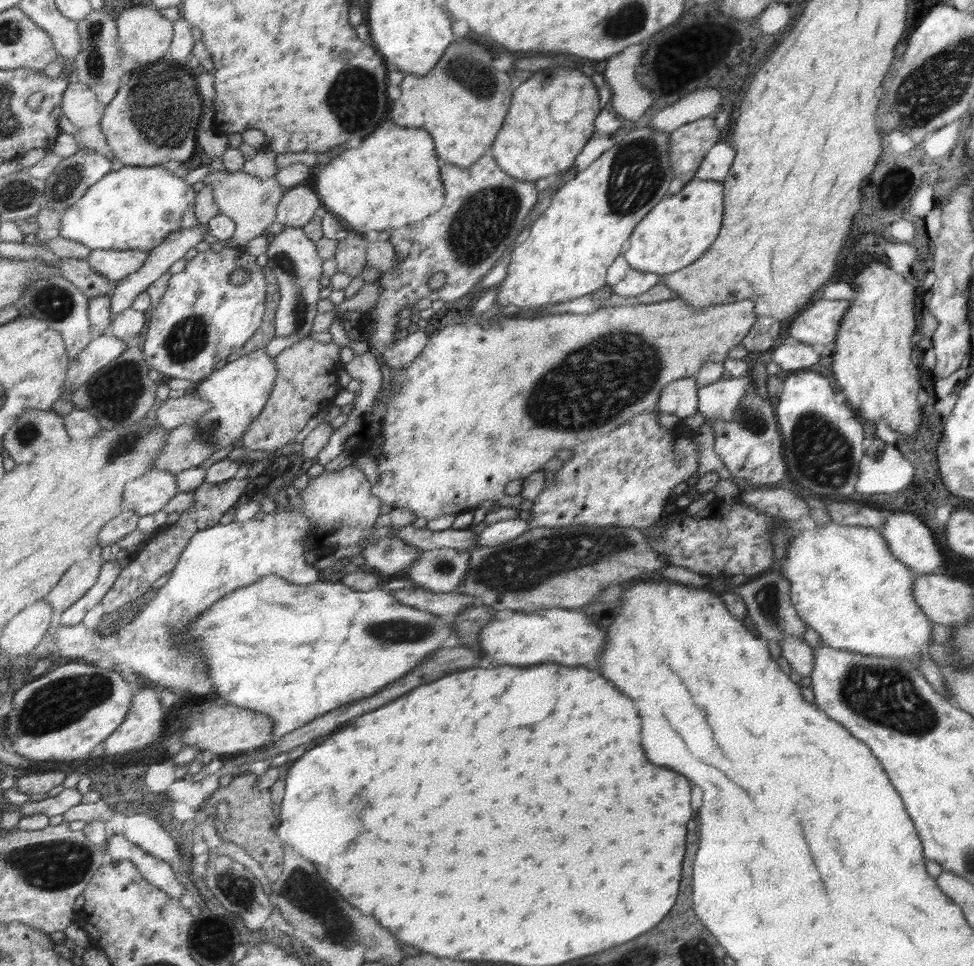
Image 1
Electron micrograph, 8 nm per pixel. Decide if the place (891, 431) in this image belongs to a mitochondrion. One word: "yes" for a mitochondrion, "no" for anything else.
no

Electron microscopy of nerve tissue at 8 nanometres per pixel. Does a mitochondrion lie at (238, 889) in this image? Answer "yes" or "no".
yes

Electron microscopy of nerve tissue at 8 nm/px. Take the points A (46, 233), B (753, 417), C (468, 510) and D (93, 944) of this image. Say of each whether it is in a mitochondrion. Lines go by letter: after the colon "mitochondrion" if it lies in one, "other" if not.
A: other
B: mitochondrion
C: other
D: other

